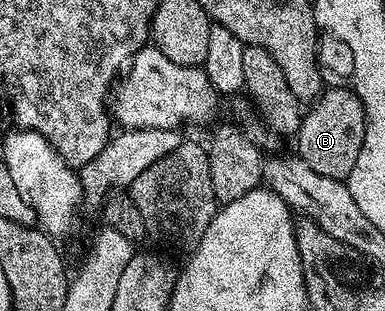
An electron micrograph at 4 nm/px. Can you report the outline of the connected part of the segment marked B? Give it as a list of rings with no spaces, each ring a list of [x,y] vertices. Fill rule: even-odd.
[[[327,87],[319,100],[310,102],[308,109],[311,110],[302,114],[299,123],[298,157],[309,163],[317,175],[346,182],[365,140],[366,113],[361,99],[351,87]]]

